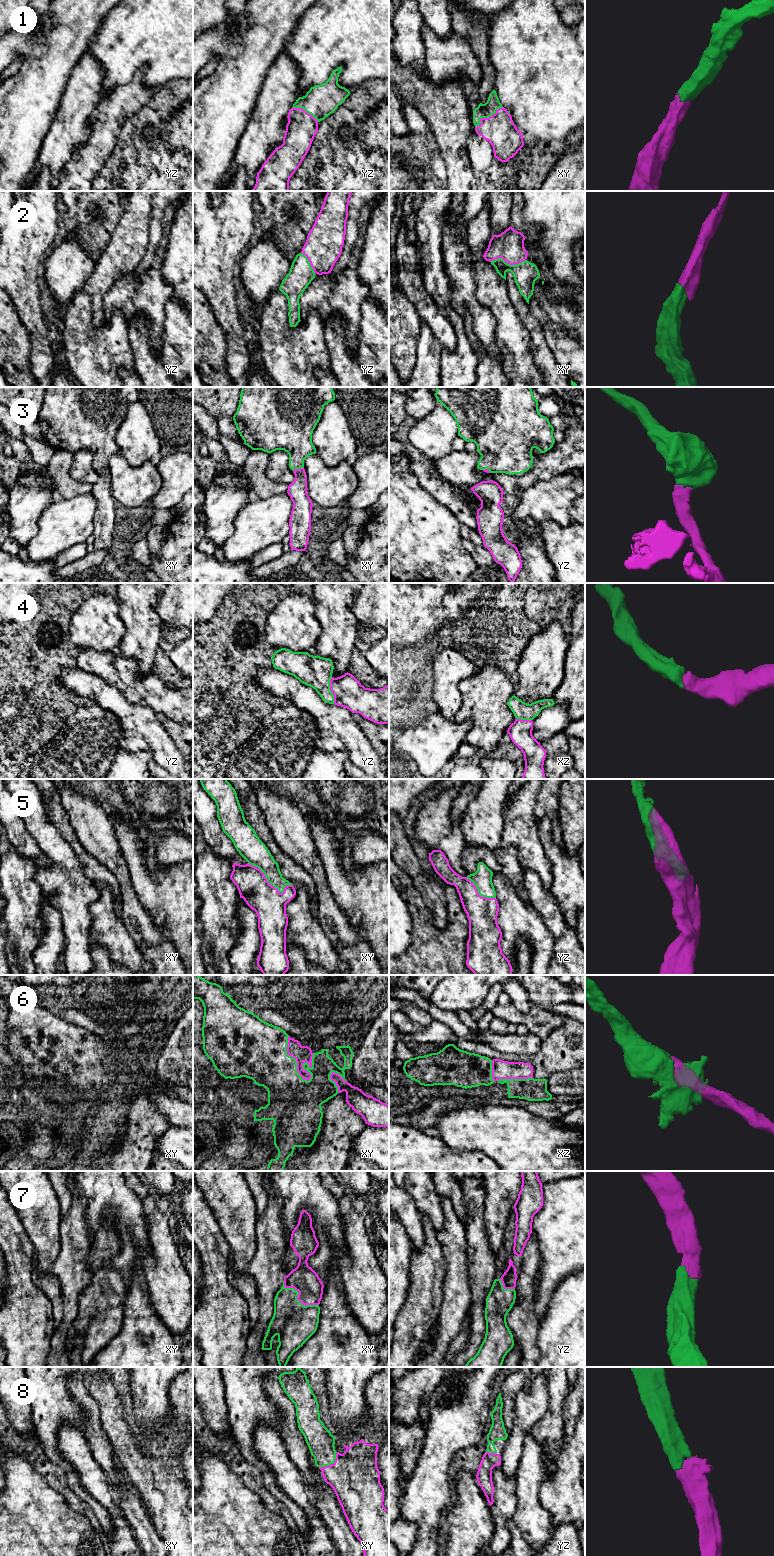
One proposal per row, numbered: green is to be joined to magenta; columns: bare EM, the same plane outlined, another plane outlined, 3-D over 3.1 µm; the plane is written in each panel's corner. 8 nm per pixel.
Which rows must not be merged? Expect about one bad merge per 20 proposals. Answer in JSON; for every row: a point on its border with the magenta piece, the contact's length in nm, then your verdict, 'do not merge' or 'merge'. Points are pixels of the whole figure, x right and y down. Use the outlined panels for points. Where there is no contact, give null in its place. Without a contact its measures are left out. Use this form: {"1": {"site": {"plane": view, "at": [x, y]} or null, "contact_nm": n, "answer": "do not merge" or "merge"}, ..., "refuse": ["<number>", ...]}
{"1": {"site": {"plane": "xy", "at": [487, 118]}, "contact_nm": 280, "answer": "merge"}, "2": {"site": {"plane": "xy", "at": [507, 262]}, "contact_nm": 280, "answer": "merge"}, "3": {"site": {"plane": "xy", "at": [297, 469]}, "contact_nm": 100, "answer": "merge"}, "4": {"site": {"plane": "yz", "at": [330, 689]}, "contact_nm": 220, "answer": "merge"}, "5": {"site": {"plane": "xy", "at": [270, 884]}, "contact_nm": 400, "answer": "merge"}, "6": {"site": {"plane": "xy", "at": [295, 1058]}, "contact_nm": 400, "answer": "merge"}, "7": {"site": {"plane": "xy", "at": [297, 1297]}, "contact_nm": 340, "answer": "merge"}, "8": {"site": {"plane": "xy", "at": [331, 1464]}, "contact_nm": 200, "answer": "merge"}, "refuse": []}

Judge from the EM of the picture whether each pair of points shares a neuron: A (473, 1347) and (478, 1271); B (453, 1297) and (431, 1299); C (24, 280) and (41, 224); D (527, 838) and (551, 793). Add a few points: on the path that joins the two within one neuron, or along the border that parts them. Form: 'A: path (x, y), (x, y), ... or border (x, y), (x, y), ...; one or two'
A: path (477, 1328), (478, 1290); one
B: border (445, 1275), (441, 1309), (437, 1321); two
C: path (26, 266), (26, 245), (33, 238); one
D: border (536, 798), (534, 813), (535, 822), (538, 825); two

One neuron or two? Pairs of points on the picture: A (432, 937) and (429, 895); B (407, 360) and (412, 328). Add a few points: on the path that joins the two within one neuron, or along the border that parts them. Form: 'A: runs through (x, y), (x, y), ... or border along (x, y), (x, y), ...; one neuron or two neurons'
A: border along (418, 891), (431, 913), (432, 923), (443, 930); two neurons
B: runs through (407, 352), (407, 336); one neuron

